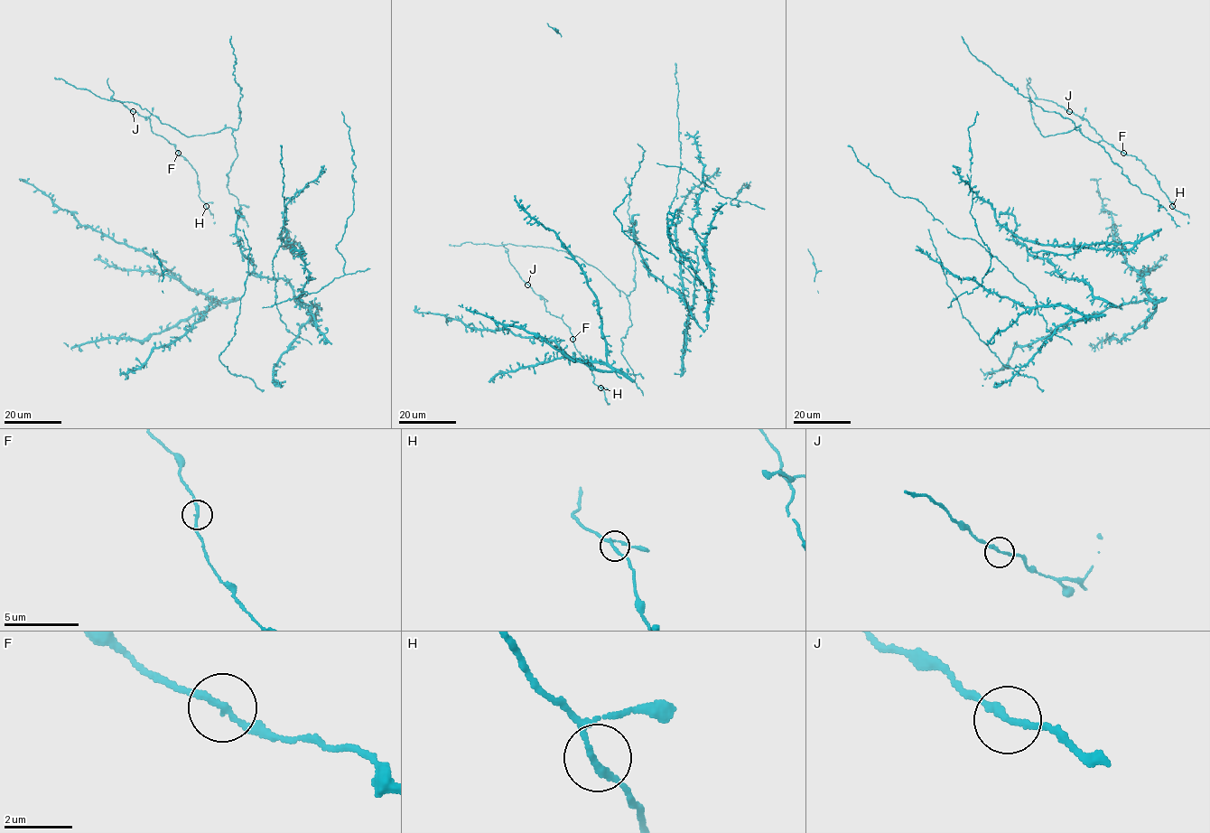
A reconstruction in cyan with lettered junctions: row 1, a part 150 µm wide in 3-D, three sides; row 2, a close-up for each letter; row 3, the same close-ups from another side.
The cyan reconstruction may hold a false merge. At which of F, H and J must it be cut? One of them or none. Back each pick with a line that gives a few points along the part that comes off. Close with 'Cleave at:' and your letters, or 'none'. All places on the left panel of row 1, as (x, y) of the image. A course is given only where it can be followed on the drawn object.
Cleave at: none

